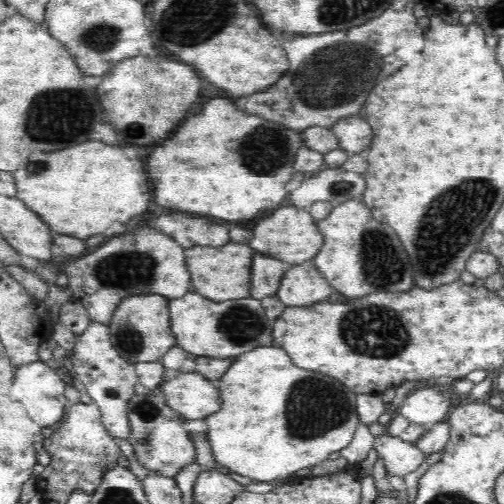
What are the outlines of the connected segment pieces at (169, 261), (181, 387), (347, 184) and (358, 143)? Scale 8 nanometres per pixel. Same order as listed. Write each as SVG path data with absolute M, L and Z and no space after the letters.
M134 226L130 232L110 238L106 244L98 246L94 252L82 255L64 268L68 276L67 287L72 290L74 299L77 300L89 314L89 318L102 324L107 324L111 312L124 295L130 293L158 293L167 299L176 298L186 291L192 290L190 275L183 264L183 246L173 240L168 234L162 233L152 226Z
M190 370L179 372L177 376L170 381L163 381L159 384L158 389L167 406L180 418L186 418L186 420L205 419L207 416L218 412L221 406L216 384Z
M324 167L311 177L304 177L300 186L289 192L289 199L298 207L307 208L314 201L341 203L348 199L361 199L365 178L340 167Z
M357 114L339 118L330 129L336 135L338 146L348 154L364 152L370 144L371 126Z

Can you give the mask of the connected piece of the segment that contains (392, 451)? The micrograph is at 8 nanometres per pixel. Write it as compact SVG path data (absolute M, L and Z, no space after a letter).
M383 434L375 437L375 450L388 476L405 477L409 473L415 472L428 458L426 454L420 453L413 444L404 442L398 436Z

